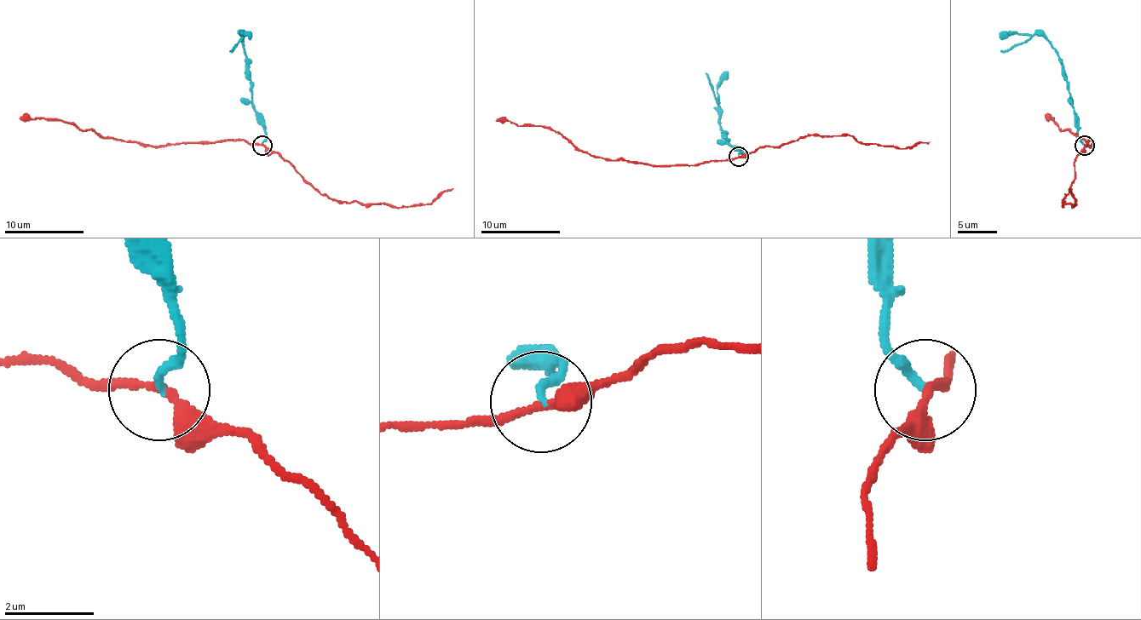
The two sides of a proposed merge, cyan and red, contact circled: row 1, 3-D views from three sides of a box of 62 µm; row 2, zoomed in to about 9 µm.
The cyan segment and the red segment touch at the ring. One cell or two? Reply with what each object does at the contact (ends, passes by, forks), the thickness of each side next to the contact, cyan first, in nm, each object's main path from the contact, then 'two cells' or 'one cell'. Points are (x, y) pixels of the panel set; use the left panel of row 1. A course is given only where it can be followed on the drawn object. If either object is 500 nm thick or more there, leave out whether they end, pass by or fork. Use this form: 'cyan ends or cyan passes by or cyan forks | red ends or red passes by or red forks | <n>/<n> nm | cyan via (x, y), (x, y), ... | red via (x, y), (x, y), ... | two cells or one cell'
cyan ends | red passes by | 180/240 nm | cyan via (262, 145), (266, 136), (263, 117), (252, 101), (248, 60), (242, 36), (230, 52) | red via (262, 145), (234, 140), (175, 142), (151, 146), (101, 139), (92, 130), (82, 130), (68, 123), (19, 119) | two cells

